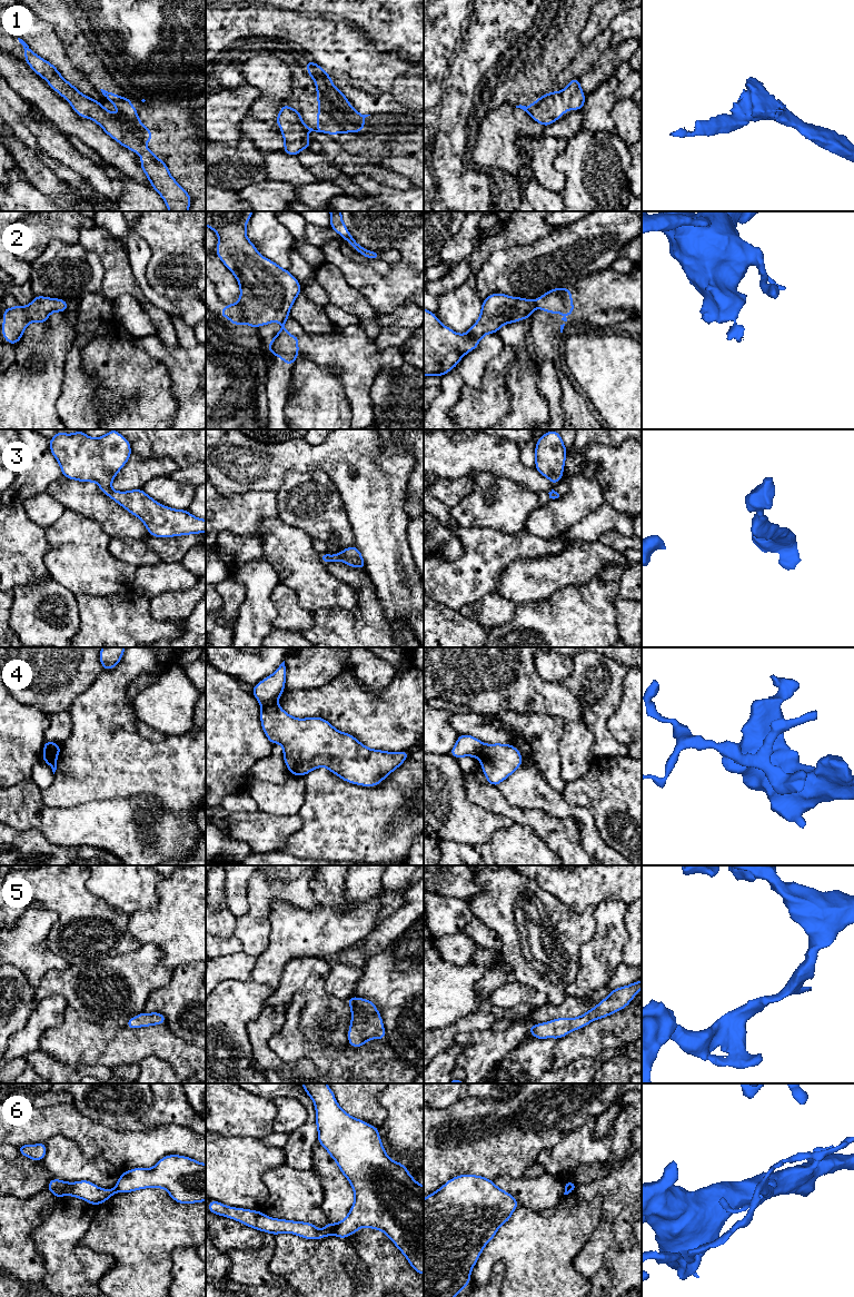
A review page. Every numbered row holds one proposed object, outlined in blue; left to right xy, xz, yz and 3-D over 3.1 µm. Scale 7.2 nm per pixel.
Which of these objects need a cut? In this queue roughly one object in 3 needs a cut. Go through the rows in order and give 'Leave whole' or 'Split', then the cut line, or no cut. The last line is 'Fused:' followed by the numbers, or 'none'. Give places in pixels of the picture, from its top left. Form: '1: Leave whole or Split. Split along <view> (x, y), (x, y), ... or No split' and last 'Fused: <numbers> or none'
1: Leave whole. No split
2: Split. Split along yz (532, 300), (535, 307)
3: Leave whole. No split
4: Split. Split along xy (57, 744), (43, 752)
5: Leave whole. No split
6: Split. Split along xz (335, 1225), (333, 1234)
Fused: 2, 4, 6

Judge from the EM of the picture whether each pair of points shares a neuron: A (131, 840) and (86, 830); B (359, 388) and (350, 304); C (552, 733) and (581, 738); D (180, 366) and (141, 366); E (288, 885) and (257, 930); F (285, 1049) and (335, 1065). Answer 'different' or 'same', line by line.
A: same
B: different
C: different
D: different
E: same
F: same

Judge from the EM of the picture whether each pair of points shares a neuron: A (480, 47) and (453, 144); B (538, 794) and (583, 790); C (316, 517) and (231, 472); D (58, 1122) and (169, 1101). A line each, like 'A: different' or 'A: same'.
A: same
B: different
C: different
D: different

